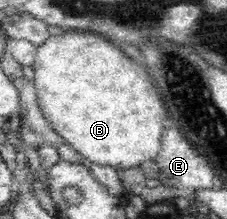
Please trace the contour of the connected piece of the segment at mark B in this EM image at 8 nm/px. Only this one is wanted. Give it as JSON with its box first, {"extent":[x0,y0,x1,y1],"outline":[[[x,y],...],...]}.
{"extent":[31,30,168,170],"outline":[[[64,30],[61,35],[48,36],[37,47],[31,68],[35,76],[37,105],[50,128],[90,162],[111,165],[116,170],[130,169],[156,157],[161,149],[162,131],[168,113],[158,89],[150,83],[146,69],[142,69],[142,65],[138,65],[134,59],[126,57],[112,43],[91,31]]]}

